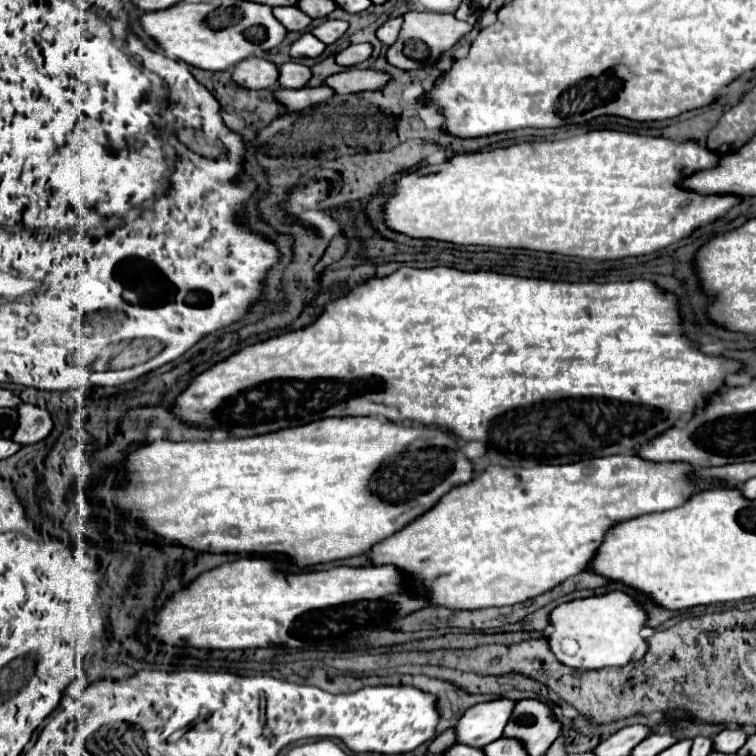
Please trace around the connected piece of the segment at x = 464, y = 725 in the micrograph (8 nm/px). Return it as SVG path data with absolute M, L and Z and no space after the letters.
M497 699L467 709L455 725L457 743L483 749L491 741L497 741L503 735L507 721L511 721L513 707L513 699Z

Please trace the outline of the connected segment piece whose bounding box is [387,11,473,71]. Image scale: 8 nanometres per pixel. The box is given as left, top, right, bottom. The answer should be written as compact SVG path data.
M409 11L403 15L405 23L403 23L403 29L401 29L401 35L397 39L395 45L389 47L387 51L387 61L399 69L405 69L405 71L415 71L415 69L421 69L425 63L423 59L417 59L417 57L409 57L407 53L445 53L449 51L463 35L467 35L473 27L465 21L459 21L455 15L451 13L417 13L417 11Z

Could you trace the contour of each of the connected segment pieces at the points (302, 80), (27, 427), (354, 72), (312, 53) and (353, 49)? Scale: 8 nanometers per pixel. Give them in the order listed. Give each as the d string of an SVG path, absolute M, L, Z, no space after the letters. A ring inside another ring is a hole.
M285 63L279 67L279 85L285 89L299 89L305 87L311 79L311 69L301 63Z
M23 403L19 405L19 427L13 435L13 441L21 445L43 441L51 433L51 427L53 427L53 421L47 409Z
M347 69L343 73L335 73L325 79L325 85L331 85L335 93L349 95L359 91L377 91L389 83L391 75L387 71L377 69Z
M305 33L301 35L301 39L297 39L293 45L291 45L291 51L289 55L299 59L299 57L319 57L323 51L325 51L325 43L319 41L313 33Z
M361 43L361 45L349 45L341 53L337 53L337 63L343 67L353 67L357 63L363 63L367 57L371 57L373 45L371 43Z

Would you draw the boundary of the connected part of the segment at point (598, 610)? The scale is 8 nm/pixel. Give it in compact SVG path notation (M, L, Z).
M609 591L599 597L569 601L555 607L551 613L555 631L549 635L549 645L555 657L573 669L627 665L639 661L649 649L649 643L639 635L647 619L645 605L625 591Z

